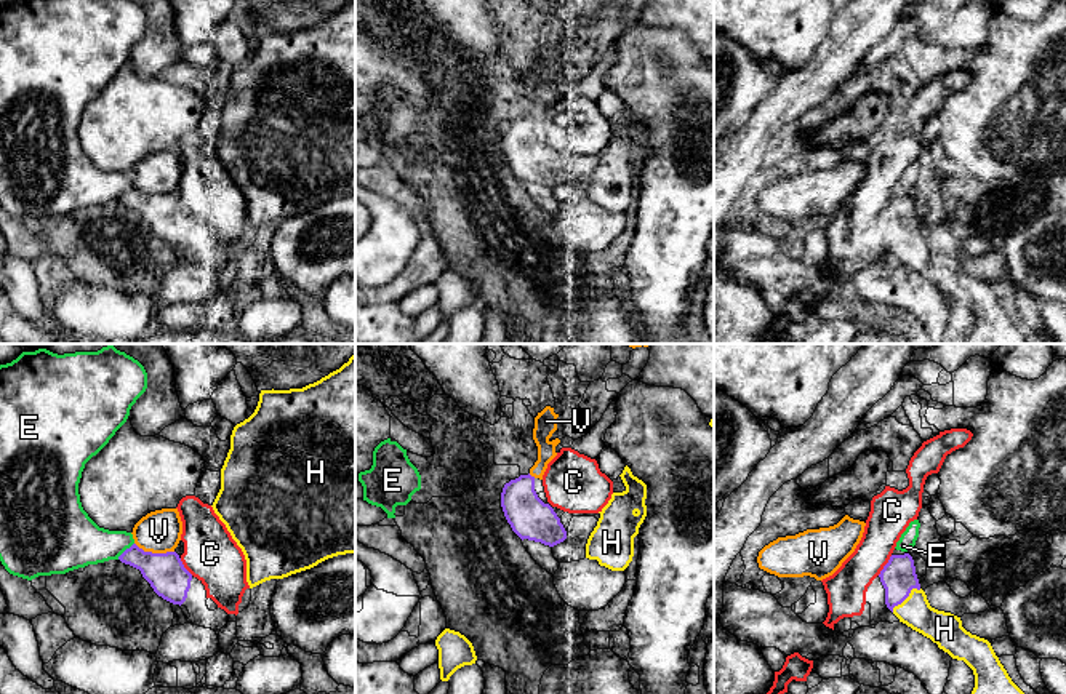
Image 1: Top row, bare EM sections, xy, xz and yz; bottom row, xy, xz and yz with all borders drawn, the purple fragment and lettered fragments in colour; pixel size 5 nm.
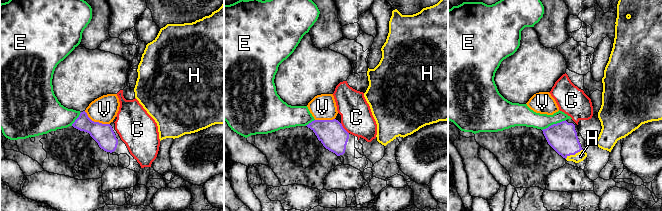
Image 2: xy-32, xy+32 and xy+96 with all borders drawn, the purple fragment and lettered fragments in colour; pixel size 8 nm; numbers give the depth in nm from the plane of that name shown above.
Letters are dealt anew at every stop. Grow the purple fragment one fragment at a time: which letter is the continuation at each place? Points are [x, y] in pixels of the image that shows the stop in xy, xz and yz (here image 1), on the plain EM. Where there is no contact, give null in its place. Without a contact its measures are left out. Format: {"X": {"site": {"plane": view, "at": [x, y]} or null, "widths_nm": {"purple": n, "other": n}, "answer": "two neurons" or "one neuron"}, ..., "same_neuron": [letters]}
{"C": {"site": {"plane": "yz", "at": [885, 207]}, "widths_nm": {"purple": 180, "other": 200}, "answer": "two neurons"}, "E": {"site": {"plane": "xy", "at": [125, 192]}, "widths_nm": {"purple": 200, "other": 260}, "answer": "two neurons"}, "H": {"site": {"plane": "yz", "at": [906, 239]}, "widths_nm": {"purple": 180, "other": 170}, "answer": "one neuron"}, "V": {"site": {"plane": "xy", "at": [154, 195]}, "widths_nm": {"purple": 200, "other": 220}, "answer": "two neurons"}, "same_neuron": ["H"]}

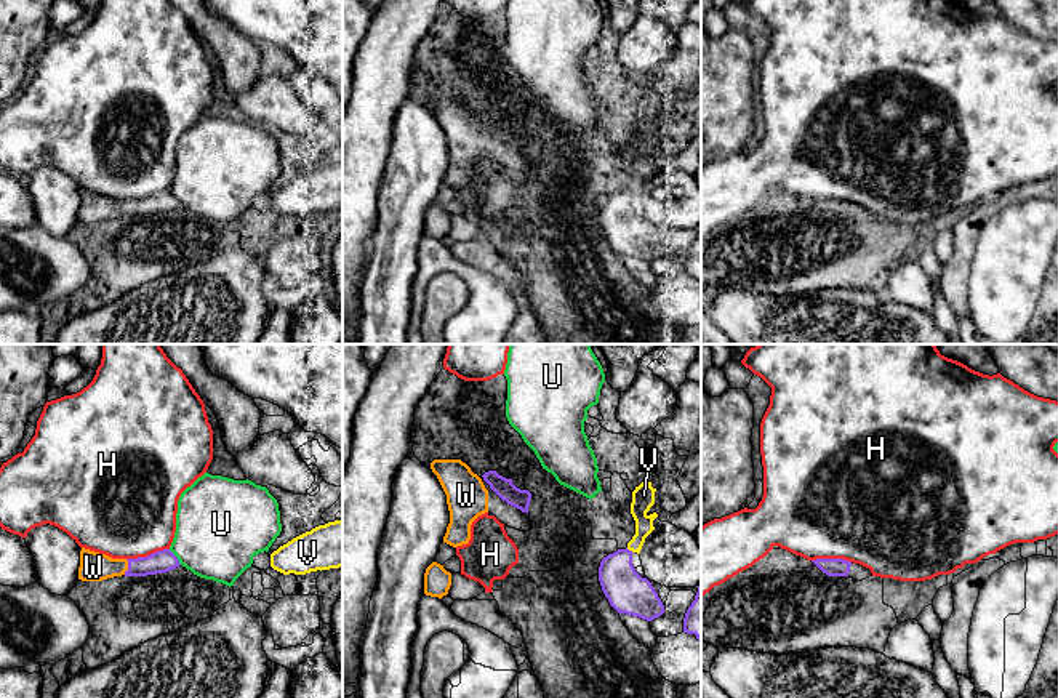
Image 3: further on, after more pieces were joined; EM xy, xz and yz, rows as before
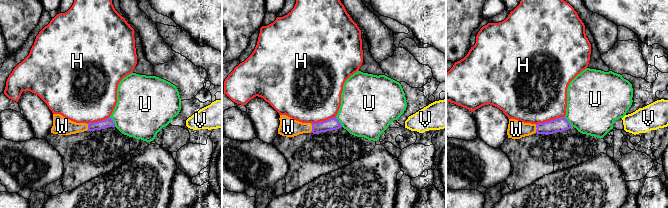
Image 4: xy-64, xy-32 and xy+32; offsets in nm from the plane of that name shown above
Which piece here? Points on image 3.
{"H": {"site": {"plane": "xy", "at": [148, 197]}, "widths_nm": {"purple": 110, "other": 480}, "answer": "two neurons"}, "U": {"site": {"plane": "xy", "at": [176, 199]}, "widths_nm": {"purple": 110, "other": 440}, "answer": "two neurons"}, "V": {"site": {"plane": "xz", "at": [628, 191]}, "widths_nm": {"purple": 220, "other": 100}, "answer": "two neurons"}, "W": {"site": {"plane": "xy", "at": [128, 208]}, "widths_nm": {"purple": 110, "other": 140}, "answer": "one neuron"}, "same_neuron": ["W"]}

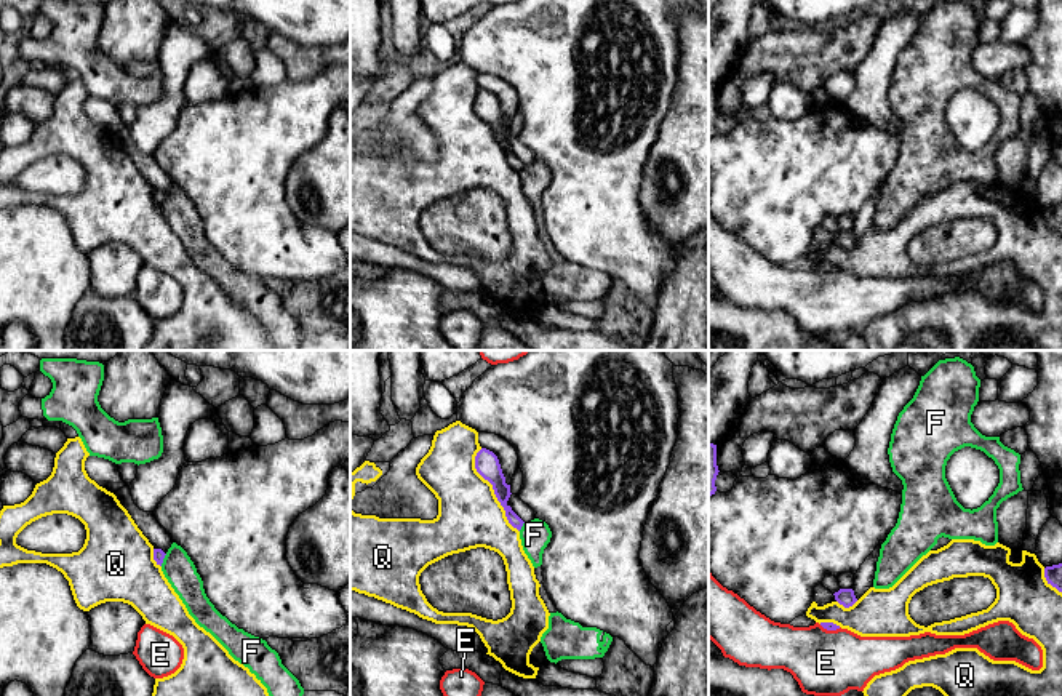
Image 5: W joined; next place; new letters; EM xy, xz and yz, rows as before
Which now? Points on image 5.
{"E": {"site": {"plane": "yz", "at": [830, 271]}, "widths_nm": {"purple": 50, "other": 340}, "answer": "two neurons"}, "F": {"site": {"plane": "xz", "at": [522, 167]}, "widths_nm": {"purple": 80, "other": 150}, "answer": "two neurons"}, "Q": {"site": {"plane": "xz", "at": [493, 130]}, "widths_nm": {"purple": 120, "other": 320}, "answer": "two neurons"}, "same_neuron": []}

